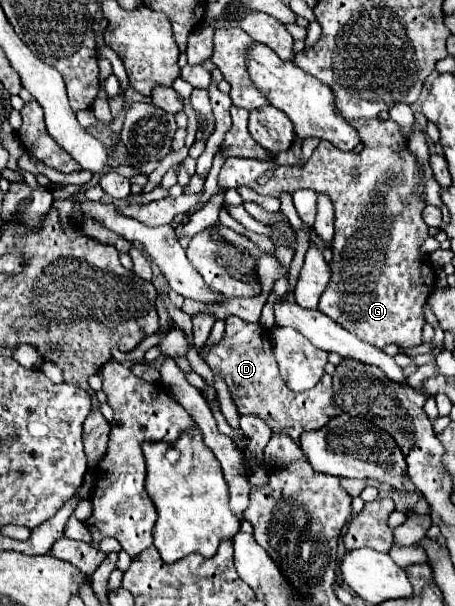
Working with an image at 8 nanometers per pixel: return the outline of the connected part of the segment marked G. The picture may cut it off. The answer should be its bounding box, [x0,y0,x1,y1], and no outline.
[219,118,435,346]

